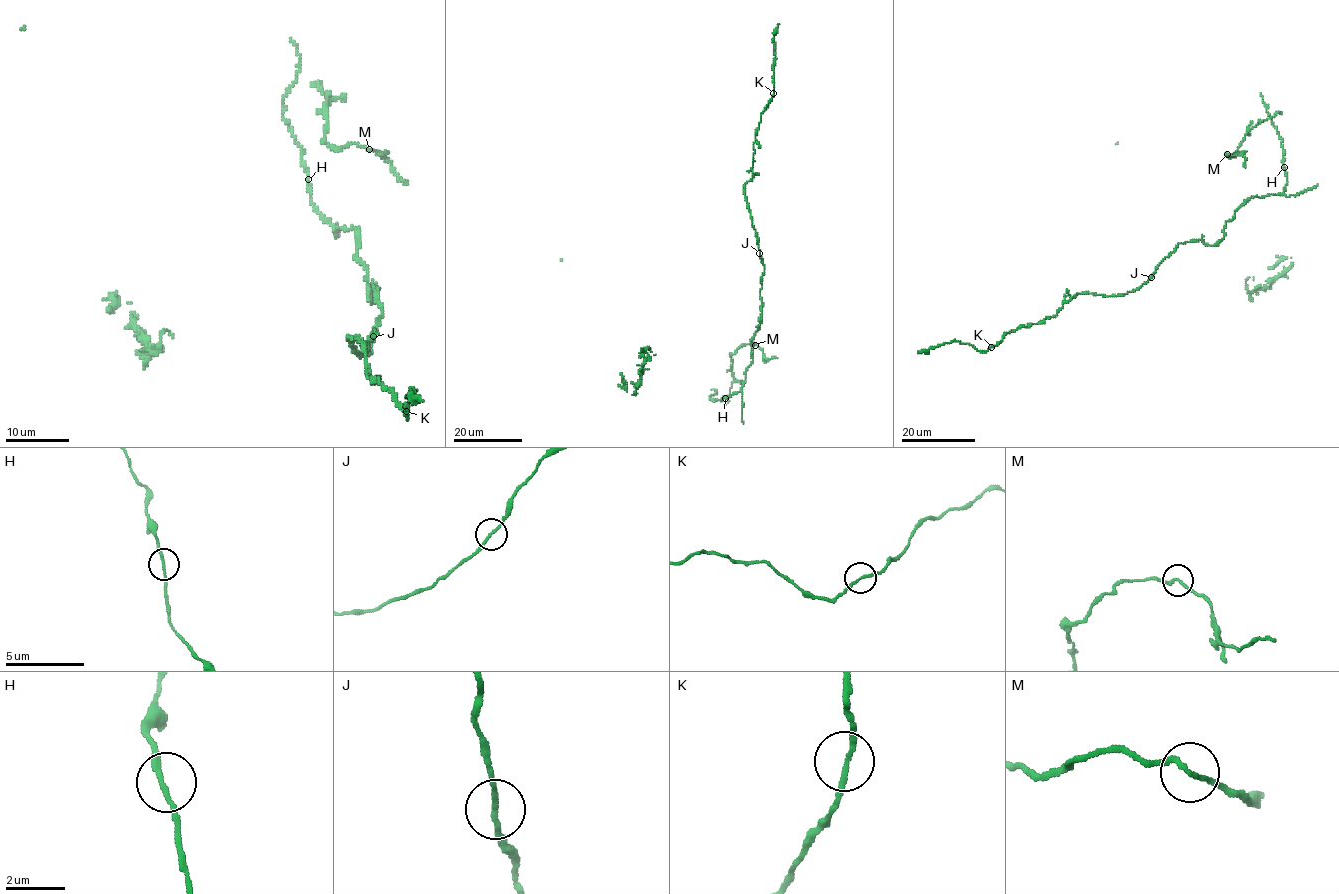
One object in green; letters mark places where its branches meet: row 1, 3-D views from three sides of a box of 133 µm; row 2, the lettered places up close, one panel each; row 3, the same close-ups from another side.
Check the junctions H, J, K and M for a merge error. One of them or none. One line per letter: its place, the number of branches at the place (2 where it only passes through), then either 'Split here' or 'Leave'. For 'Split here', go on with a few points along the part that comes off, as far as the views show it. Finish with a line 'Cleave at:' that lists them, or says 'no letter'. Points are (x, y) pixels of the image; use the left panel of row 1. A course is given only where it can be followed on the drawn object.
H: Place: (308, 179). Branches: 2. Leave
J: Place: (373, 336). Branches: 2. Leave
K: Place: (406, 411). Branches: 2. Leave
M: Place: (369, 149). Branches: 2. Leave
Cleave at: no letter

